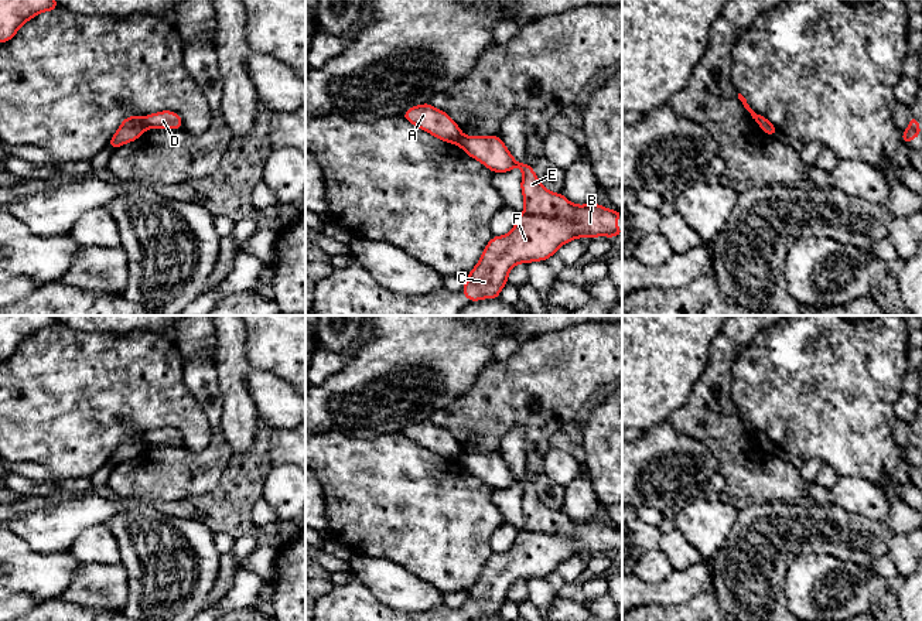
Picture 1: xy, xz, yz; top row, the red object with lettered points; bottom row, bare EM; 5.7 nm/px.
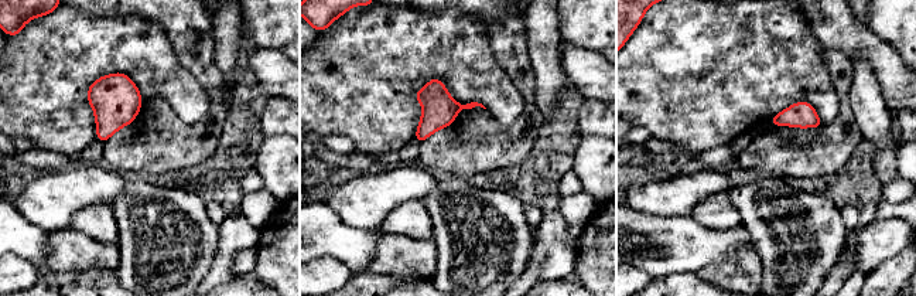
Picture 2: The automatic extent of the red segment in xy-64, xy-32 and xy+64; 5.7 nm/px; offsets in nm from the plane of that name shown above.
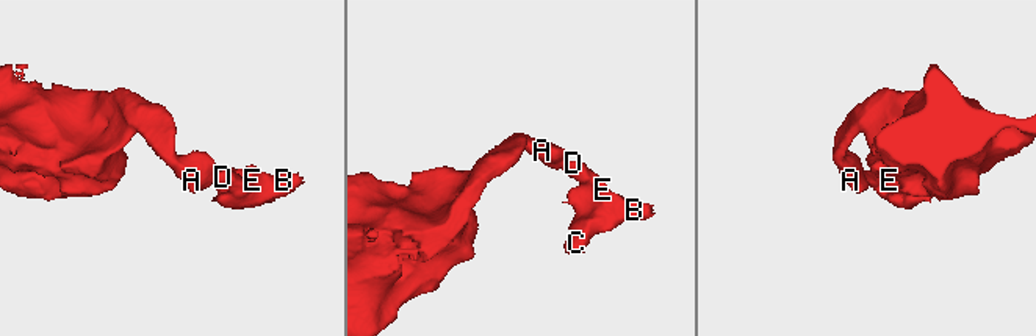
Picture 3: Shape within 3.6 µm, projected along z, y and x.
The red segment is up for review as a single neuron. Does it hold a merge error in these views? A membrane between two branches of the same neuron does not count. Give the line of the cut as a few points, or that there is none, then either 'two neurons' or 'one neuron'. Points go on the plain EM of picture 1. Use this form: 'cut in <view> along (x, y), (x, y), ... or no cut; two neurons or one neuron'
cut in xy along (143, 434), (146, 444); two neurons

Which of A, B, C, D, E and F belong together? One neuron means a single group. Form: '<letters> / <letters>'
A / B C D E F

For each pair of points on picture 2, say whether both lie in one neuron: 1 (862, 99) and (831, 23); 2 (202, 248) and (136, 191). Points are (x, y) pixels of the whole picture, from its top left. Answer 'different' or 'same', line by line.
1: different
2: same

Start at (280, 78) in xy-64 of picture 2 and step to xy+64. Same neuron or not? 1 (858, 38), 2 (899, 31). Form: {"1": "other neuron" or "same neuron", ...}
{"1": "same neuron", "2": "other neuron"}

